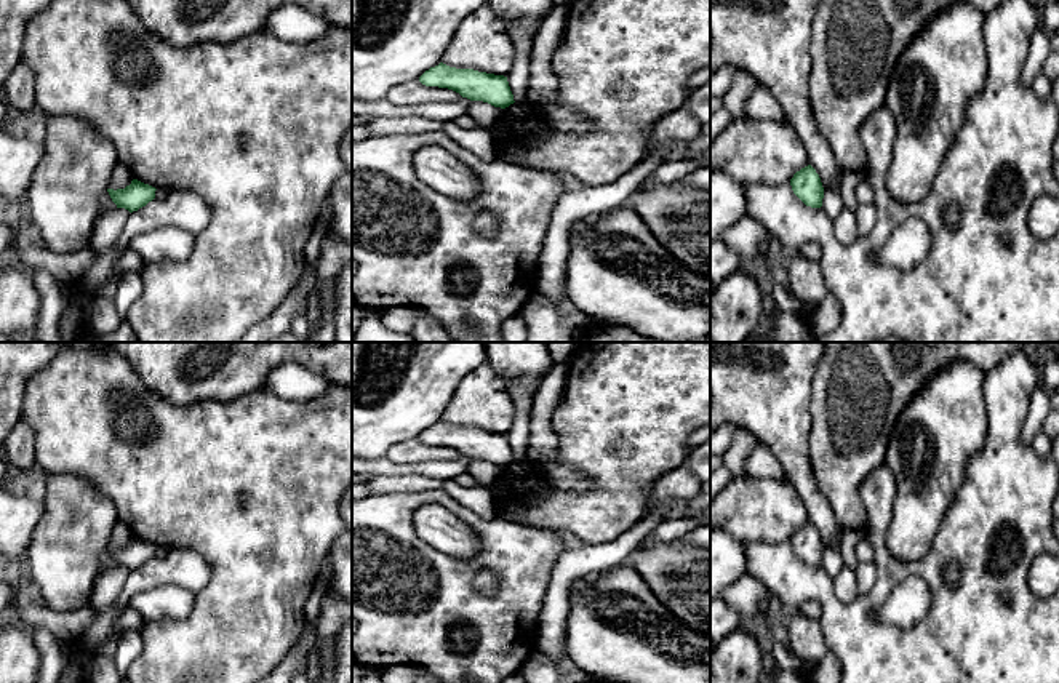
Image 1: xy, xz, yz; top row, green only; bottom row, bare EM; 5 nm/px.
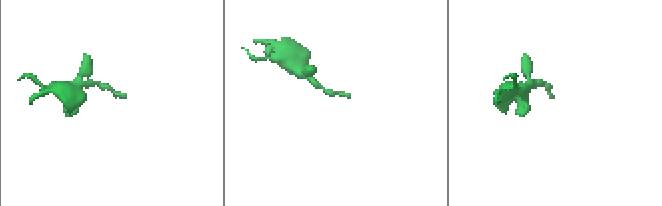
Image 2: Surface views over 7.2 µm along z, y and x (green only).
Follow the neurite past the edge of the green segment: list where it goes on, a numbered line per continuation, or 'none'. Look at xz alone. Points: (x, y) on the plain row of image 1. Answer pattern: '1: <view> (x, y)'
none

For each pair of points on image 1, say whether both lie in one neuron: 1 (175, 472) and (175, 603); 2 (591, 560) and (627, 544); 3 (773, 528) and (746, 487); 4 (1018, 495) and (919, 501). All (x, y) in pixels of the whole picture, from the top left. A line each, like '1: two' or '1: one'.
1: two
2: one
3: one
4: two

